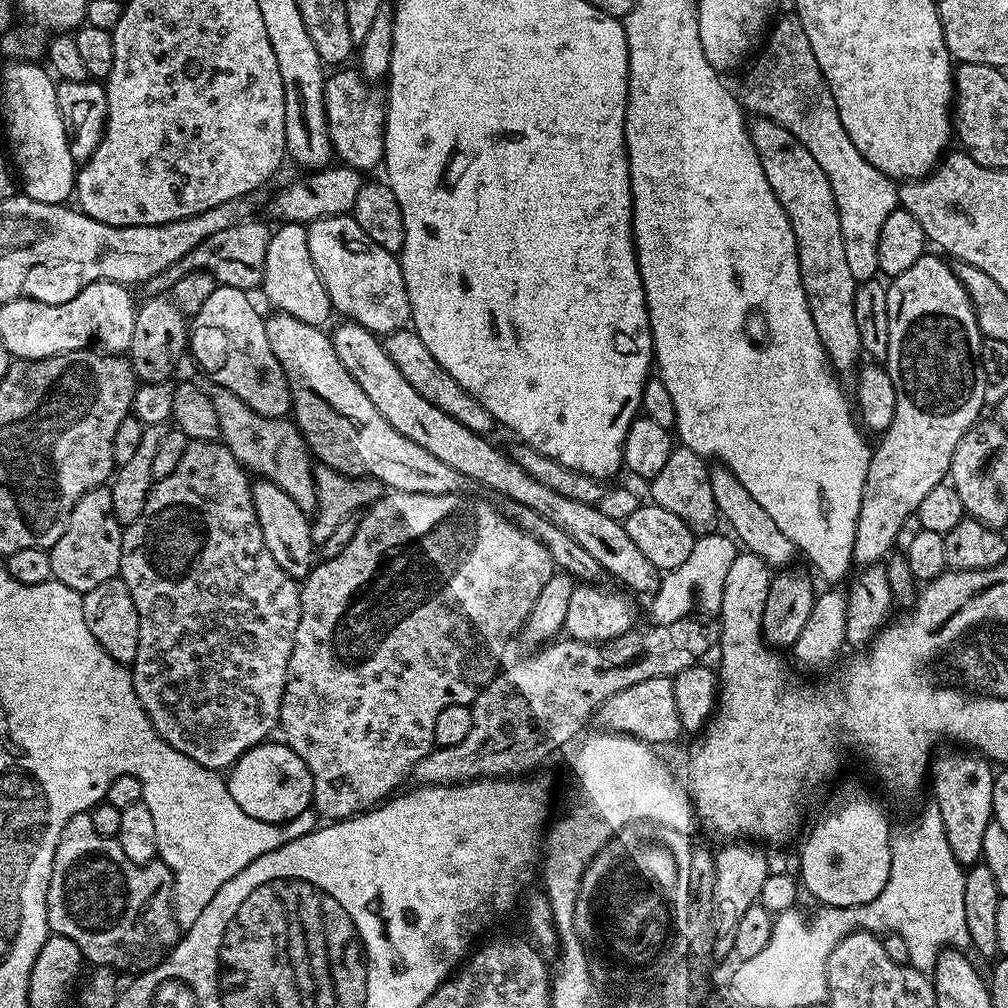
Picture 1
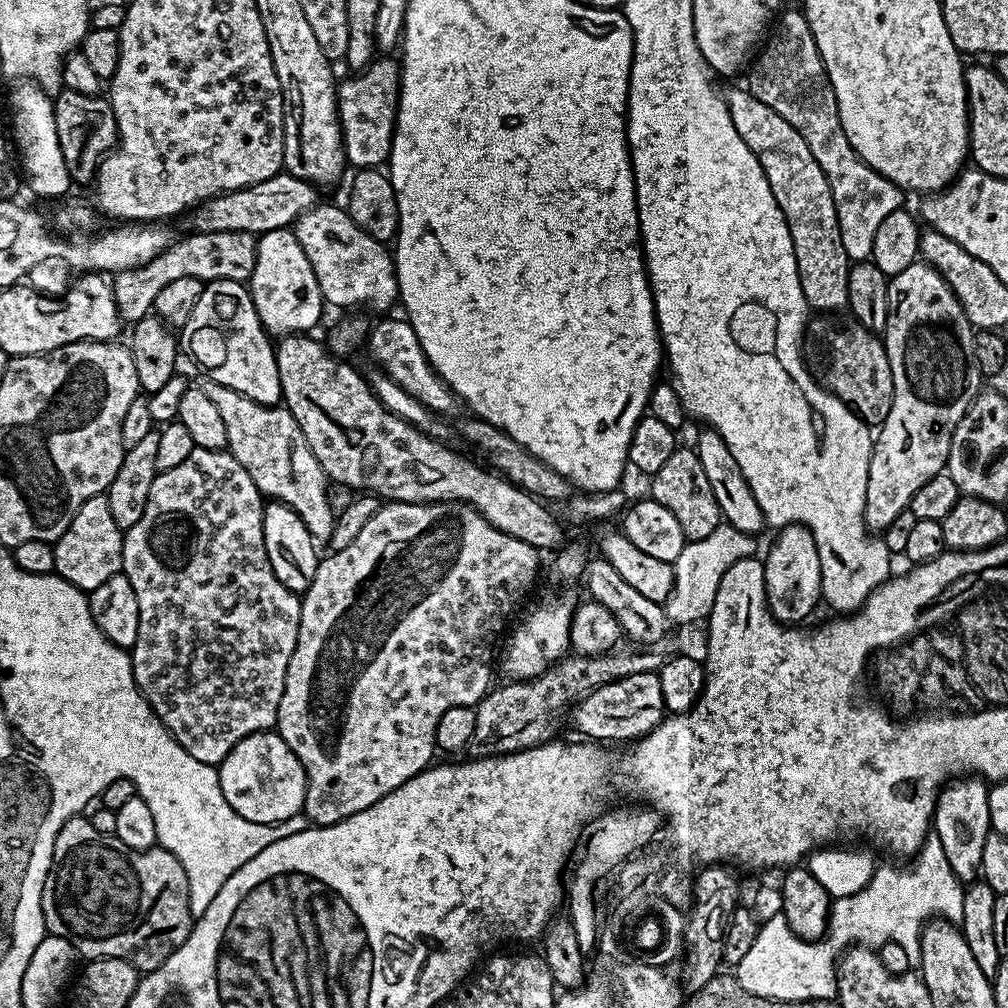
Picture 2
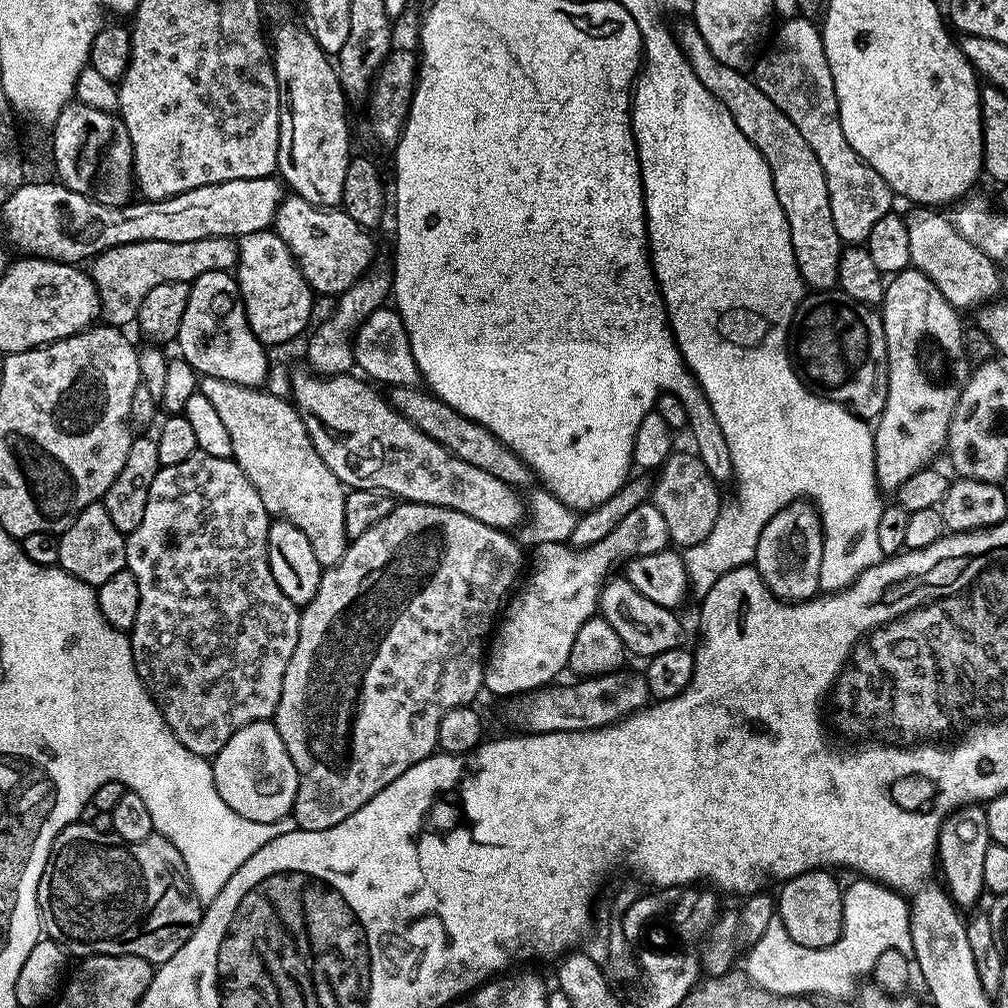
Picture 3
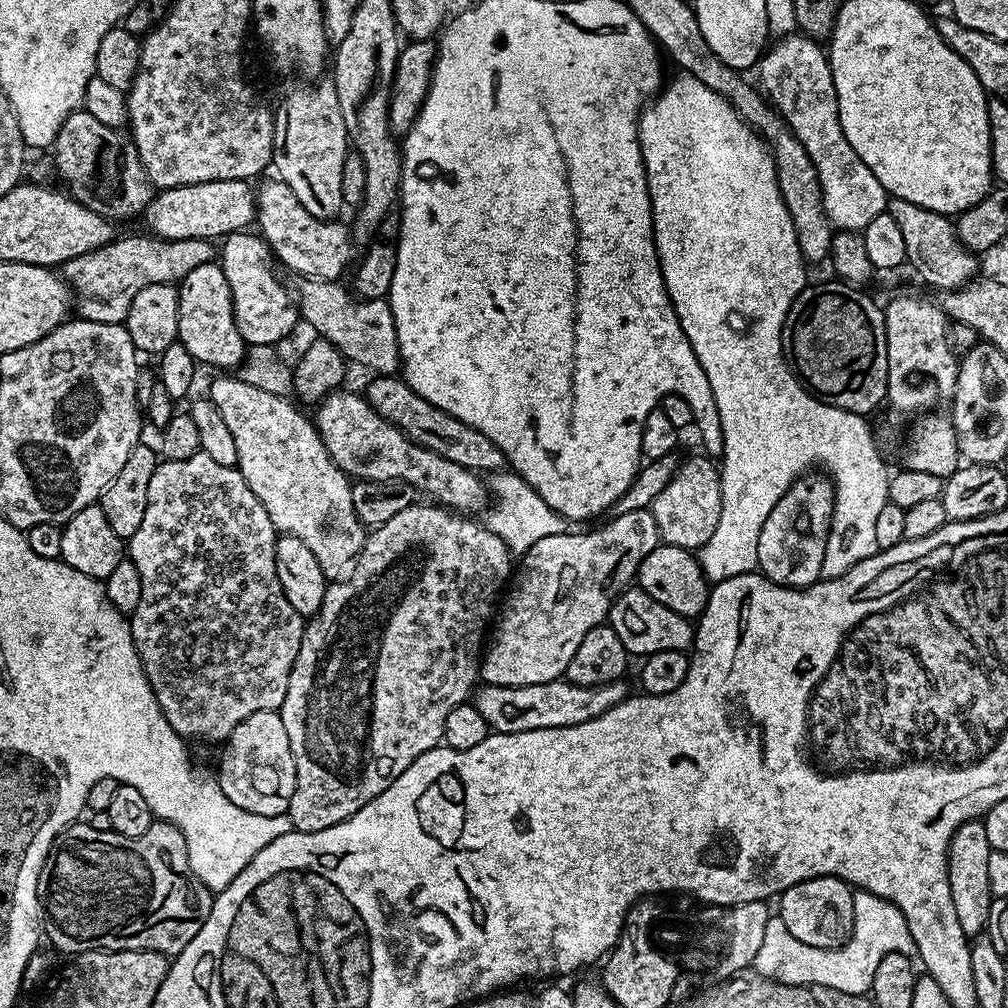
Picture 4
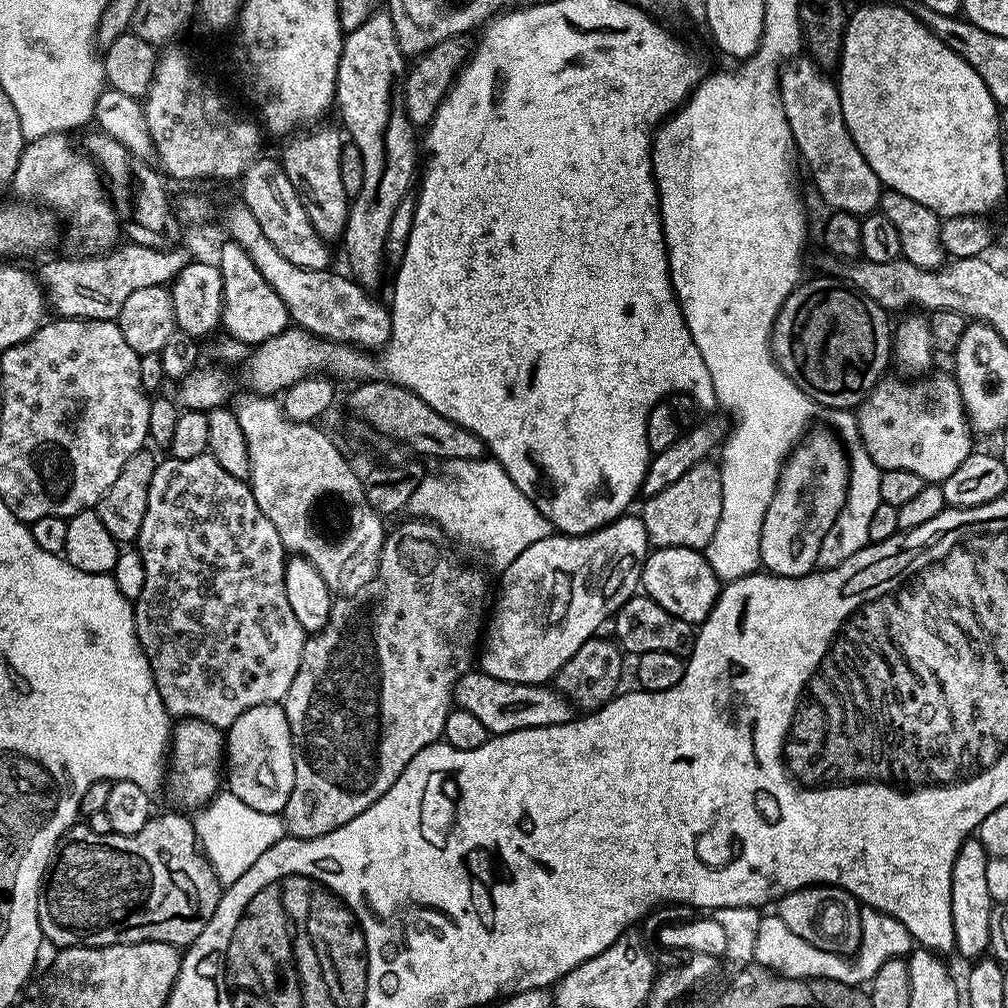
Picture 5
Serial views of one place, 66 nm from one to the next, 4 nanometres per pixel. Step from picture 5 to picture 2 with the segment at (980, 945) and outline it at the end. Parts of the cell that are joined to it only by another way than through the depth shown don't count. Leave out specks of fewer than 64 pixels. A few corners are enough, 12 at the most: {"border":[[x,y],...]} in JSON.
{"border":[[956,778],[939,793],[934,835],[967,886],[993,835],[989,785]]}

